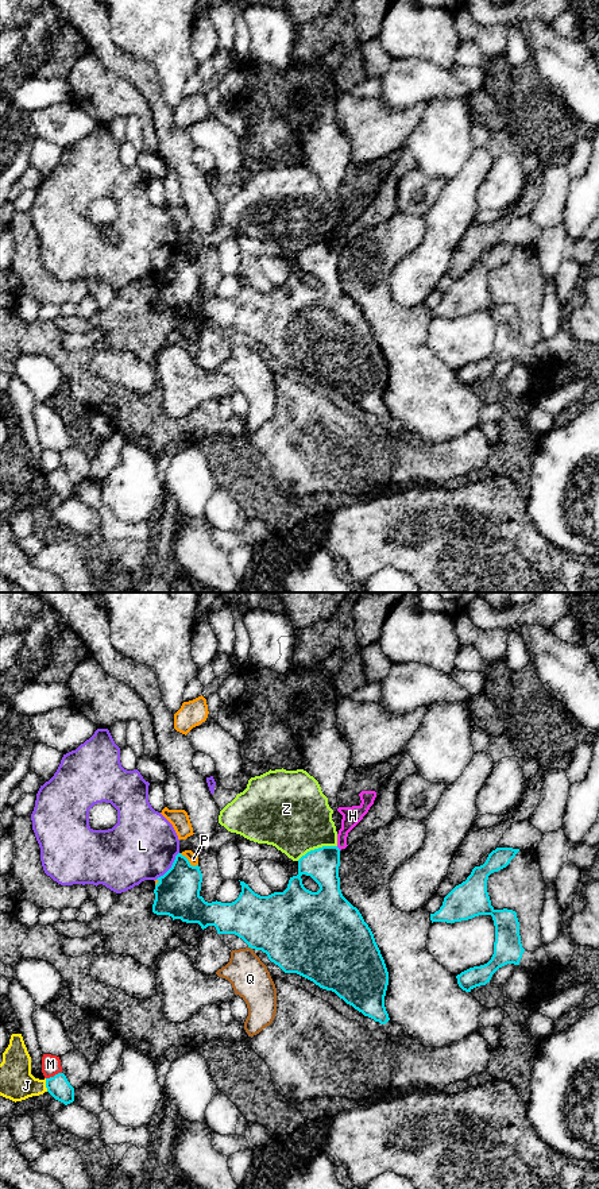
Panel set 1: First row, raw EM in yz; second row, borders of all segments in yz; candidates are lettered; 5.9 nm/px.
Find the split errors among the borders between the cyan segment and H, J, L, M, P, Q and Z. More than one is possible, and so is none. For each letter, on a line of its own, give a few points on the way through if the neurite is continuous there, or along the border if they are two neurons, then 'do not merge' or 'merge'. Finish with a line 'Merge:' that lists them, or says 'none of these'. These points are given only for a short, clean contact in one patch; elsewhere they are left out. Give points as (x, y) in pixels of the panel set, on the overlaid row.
H: along yz (336, 846), (340, 849) | do not merge
J: do not merge
L: do not merge
M: do not merge
P: do not merge
Q: do not merge
Z: along yz (336, 845), (323, 845), (310, 849), (297, 860) | do not merge
Merge: none of these

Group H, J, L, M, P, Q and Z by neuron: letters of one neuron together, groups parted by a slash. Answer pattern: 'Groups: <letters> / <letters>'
Groups: H J / L / M / P / Q / Z

